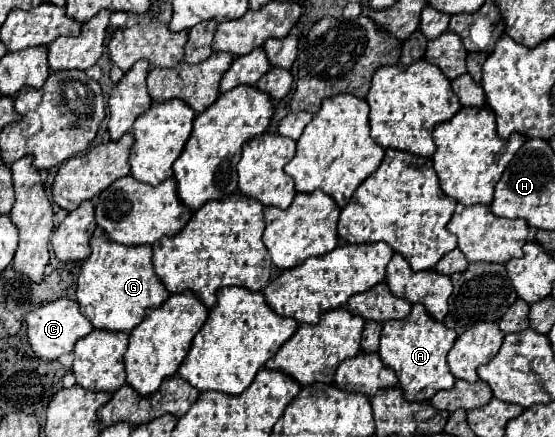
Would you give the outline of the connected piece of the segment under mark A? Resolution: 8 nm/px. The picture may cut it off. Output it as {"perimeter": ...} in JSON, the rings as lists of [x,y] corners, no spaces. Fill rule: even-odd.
{"perimeter":[[[420,303],[412,305],[412,311],[404,319],[392,319],[384,323],[380,337],[380,359],[392,367],[398,375],[398,385],[402,387],[406,399],[410,401],[428,401],[440,389],[454,387],[454,375],[448,369],[446,355],[456,339],[456,331],[448,329],[442,321],[436,321],[428,315],[426,307]]]}

